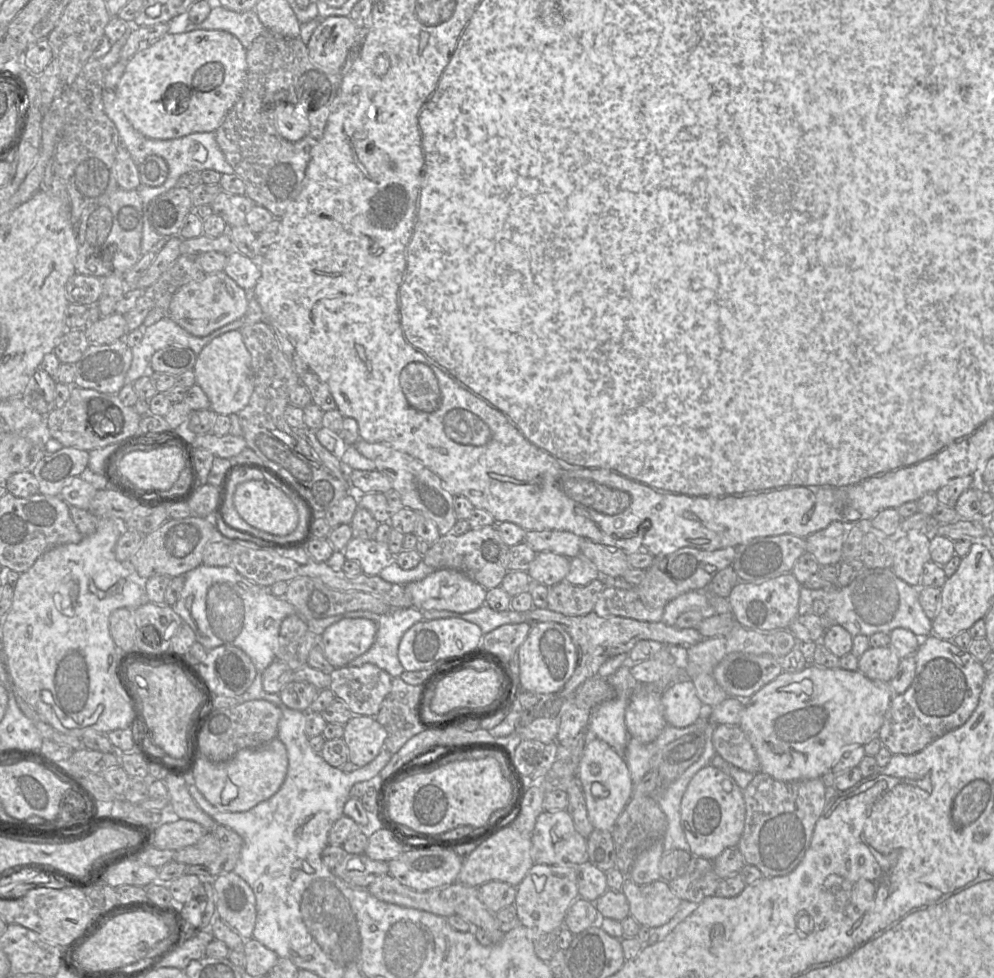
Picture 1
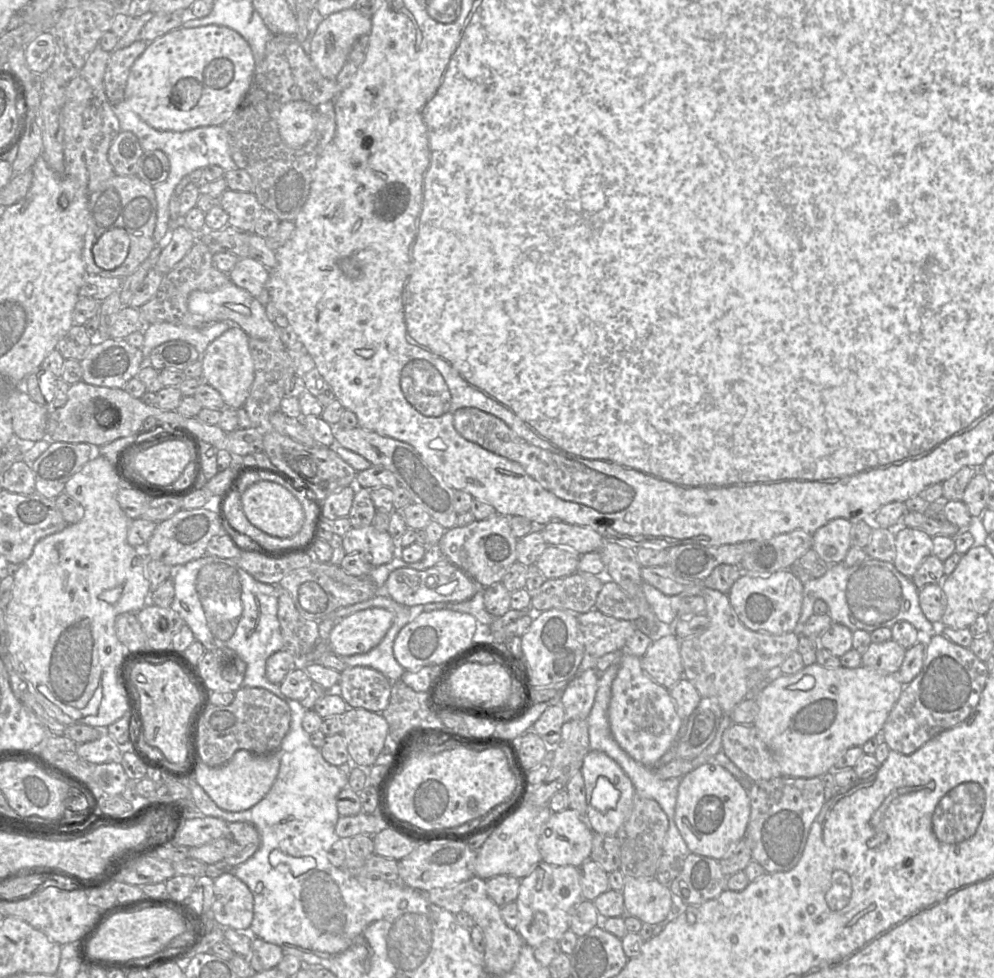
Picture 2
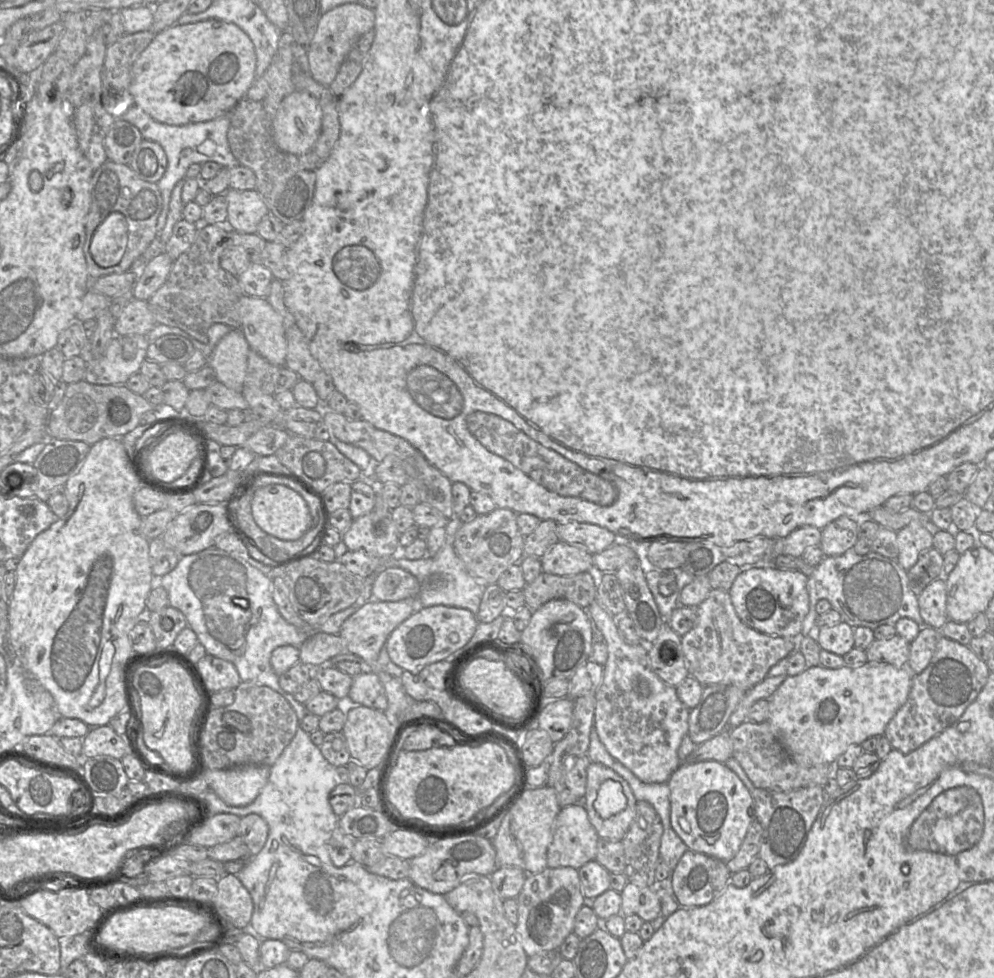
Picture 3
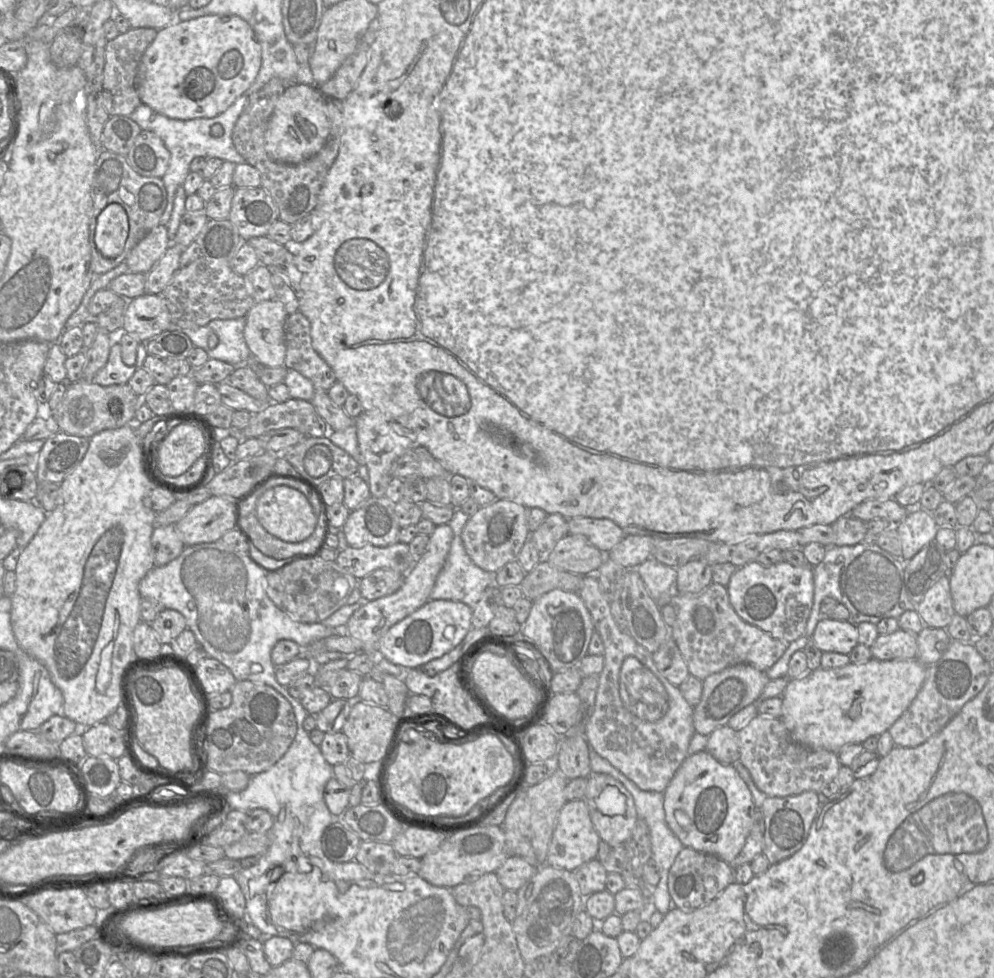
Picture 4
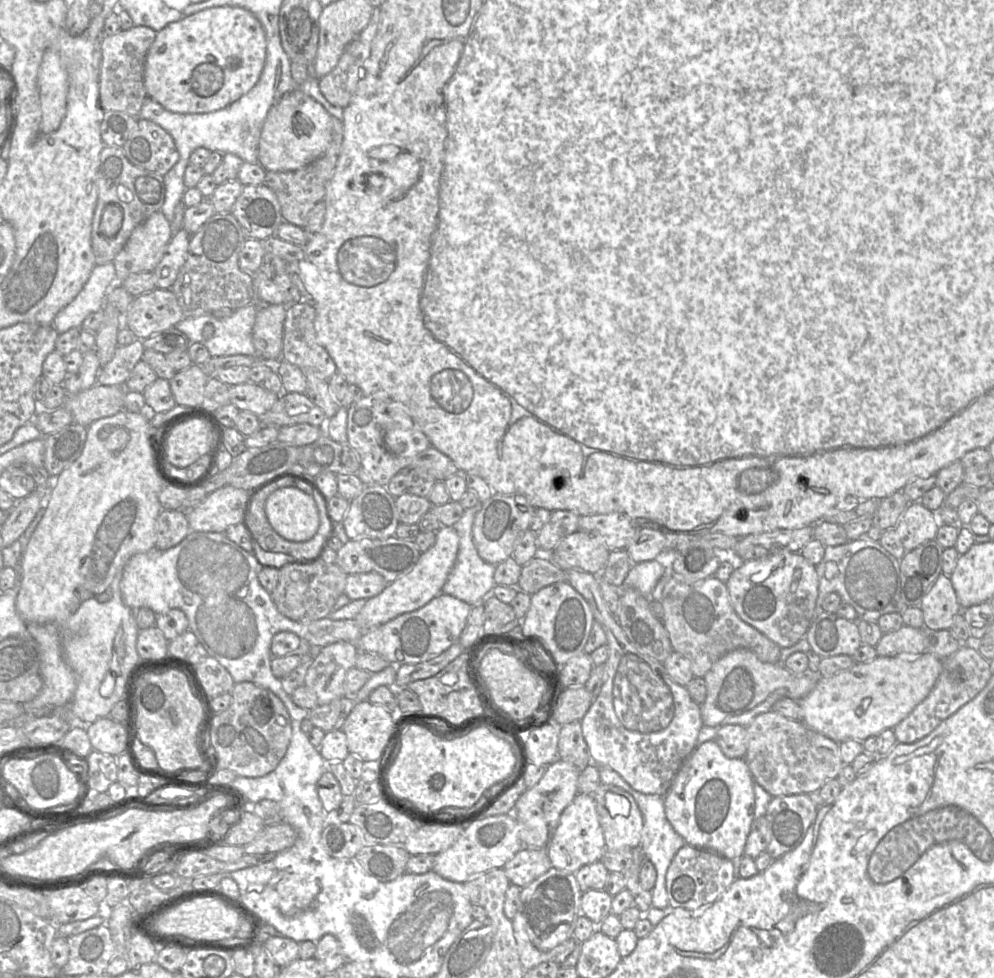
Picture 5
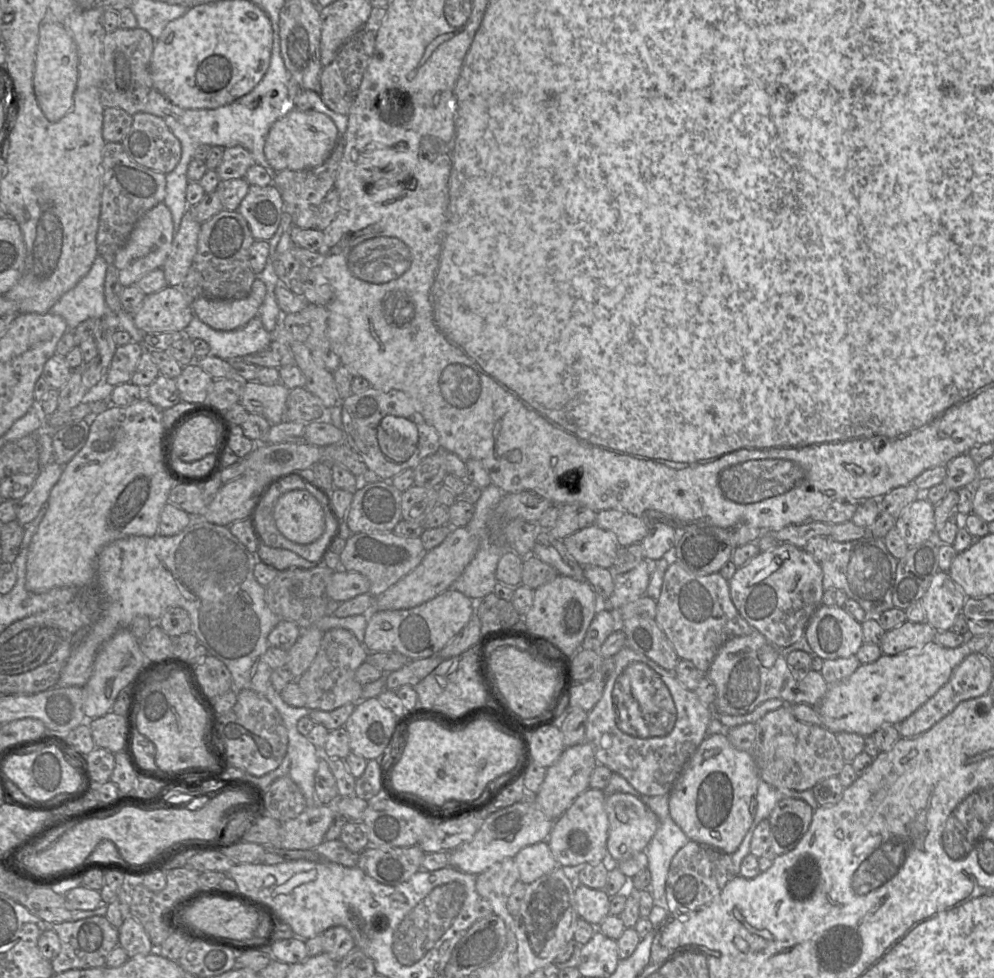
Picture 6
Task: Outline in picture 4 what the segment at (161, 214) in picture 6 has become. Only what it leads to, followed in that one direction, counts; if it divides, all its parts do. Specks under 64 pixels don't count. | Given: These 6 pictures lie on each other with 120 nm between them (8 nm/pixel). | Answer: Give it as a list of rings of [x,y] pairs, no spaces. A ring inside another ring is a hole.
[[[159,224],[153,228],[130,251],[125,263],[132,273],[148,273],[170,246],[167,226]]]

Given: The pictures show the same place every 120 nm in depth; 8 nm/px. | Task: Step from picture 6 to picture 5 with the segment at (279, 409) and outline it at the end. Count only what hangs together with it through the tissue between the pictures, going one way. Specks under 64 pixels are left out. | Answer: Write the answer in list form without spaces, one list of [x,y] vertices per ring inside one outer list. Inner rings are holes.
[[[246,382],[229,385],[230,403],[240,411],[249,411],[261,416],[269,411],[279,399],[279,395],[266,390],[261,384]]]

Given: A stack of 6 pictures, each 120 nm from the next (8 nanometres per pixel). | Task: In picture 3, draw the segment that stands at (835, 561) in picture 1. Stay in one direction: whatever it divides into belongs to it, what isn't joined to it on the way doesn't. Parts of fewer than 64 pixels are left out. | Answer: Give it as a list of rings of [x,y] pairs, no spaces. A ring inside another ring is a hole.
[[[841,516],[822,529],[820,548],[825,556],[839,556],[853,549],[859,539],[859,520]]]

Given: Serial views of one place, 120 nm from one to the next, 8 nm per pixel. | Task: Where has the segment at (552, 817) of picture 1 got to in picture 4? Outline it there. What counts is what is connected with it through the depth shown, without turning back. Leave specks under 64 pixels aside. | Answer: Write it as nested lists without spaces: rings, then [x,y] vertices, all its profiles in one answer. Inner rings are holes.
[[[583,799],[567,801],[560,810],[549,844],[546,865],[575,872],[585,863],[597,859],[600,837],[590,818],[588,806]]]

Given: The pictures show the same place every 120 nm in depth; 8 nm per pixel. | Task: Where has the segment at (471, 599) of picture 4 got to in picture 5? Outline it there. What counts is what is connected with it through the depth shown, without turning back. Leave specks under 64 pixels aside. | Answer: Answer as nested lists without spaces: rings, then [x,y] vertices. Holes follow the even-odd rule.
[[[479,502],[475,507],[465,509],[460,520],[453,525],[459,536],[459,549],[454,566],[442,587],[442,593],[451,595],[471,606],[483,603],[485,598],[492,593],[495,586],[494,574],[496,565],[484,561],[479,556],[473,542],[473,523],[475,515],[480,511],[481,507],[482,502]]]

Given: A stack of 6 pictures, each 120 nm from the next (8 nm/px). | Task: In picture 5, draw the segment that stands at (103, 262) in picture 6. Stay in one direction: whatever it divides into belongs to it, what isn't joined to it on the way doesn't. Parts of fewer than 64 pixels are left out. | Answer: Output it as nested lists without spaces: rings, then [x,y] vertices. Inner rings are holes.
[[[113,262],[96,265],[78,295],[55,316],[52,326],[59,334],[71,328],[81,328],[89,314],[103,309],[106,294],[116,283]]]

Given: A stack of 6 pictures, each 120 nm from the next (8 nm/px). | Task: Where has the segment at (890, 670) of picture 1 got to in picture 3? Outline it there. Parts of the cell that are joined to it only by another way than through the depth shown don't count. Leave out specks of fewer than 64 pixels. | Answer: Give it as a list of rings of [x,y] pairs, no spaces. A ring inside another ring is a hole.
[[[896,634],[889,639],[874,639],[865,652],[868,662],[906,667],[910,657],[910,642]]]

